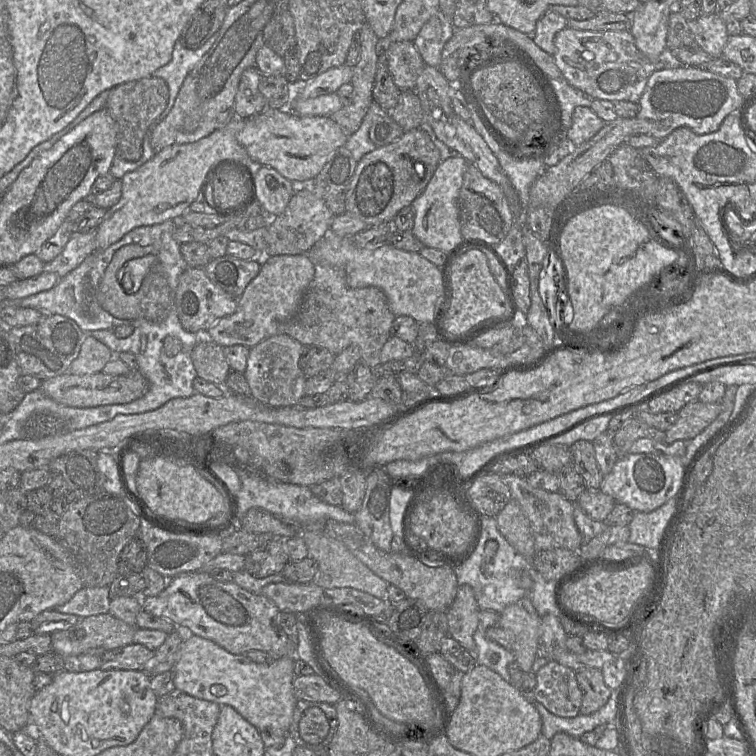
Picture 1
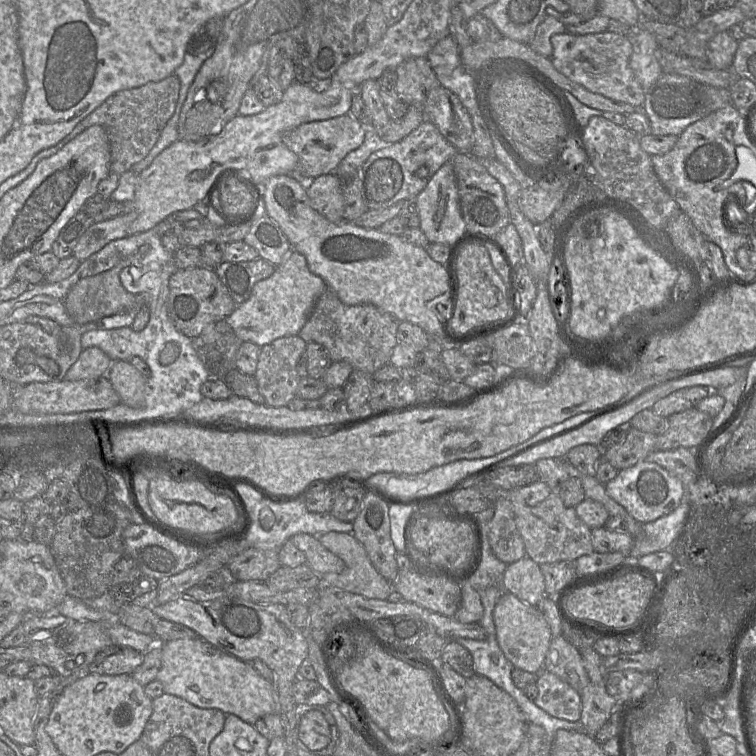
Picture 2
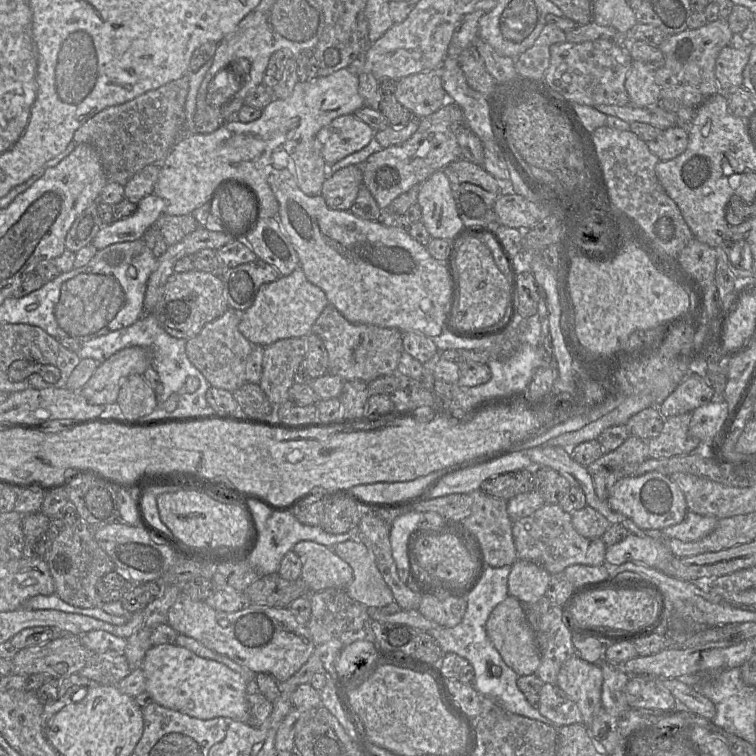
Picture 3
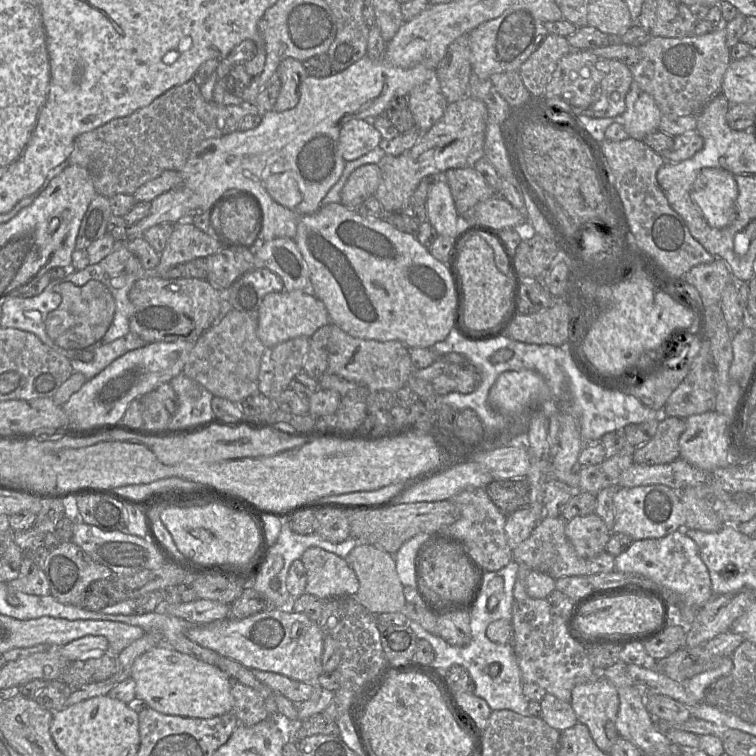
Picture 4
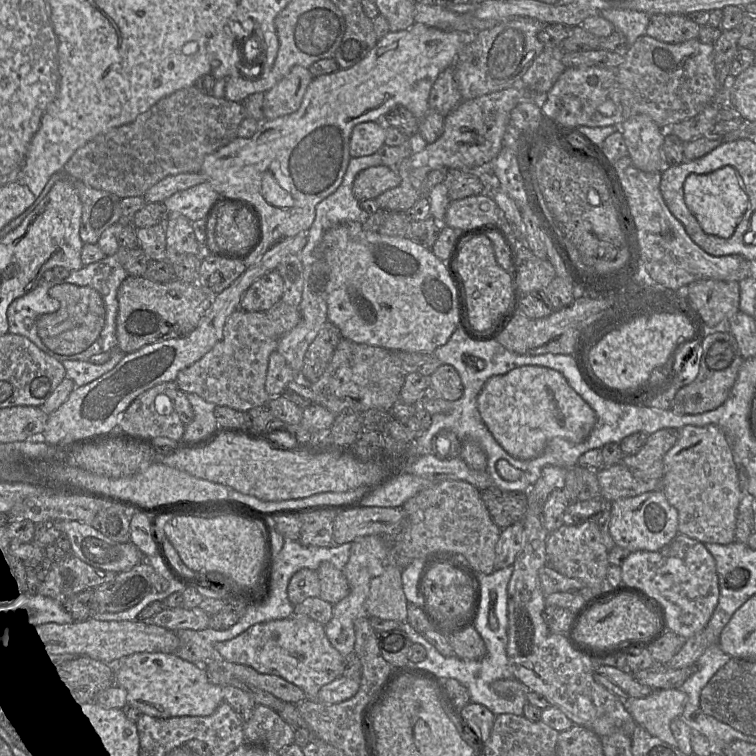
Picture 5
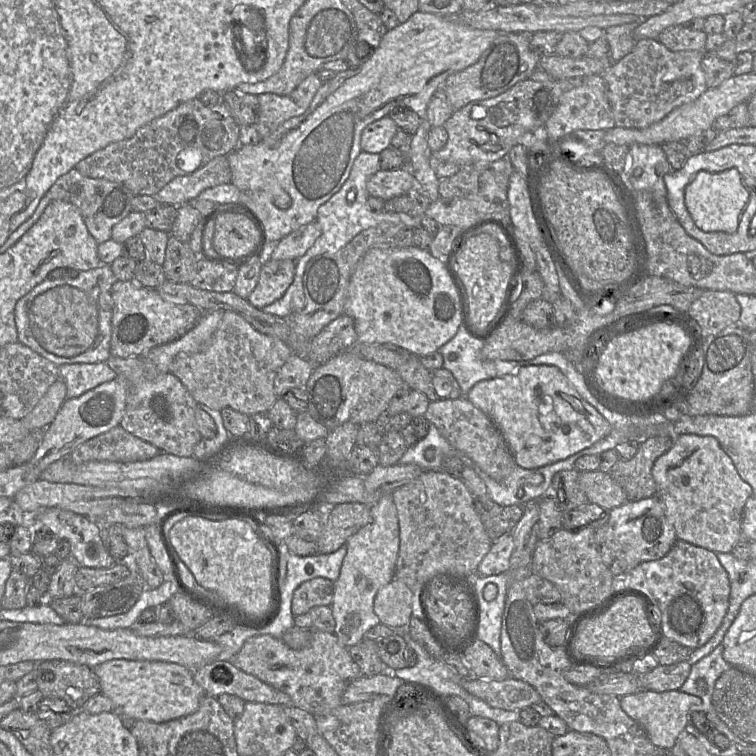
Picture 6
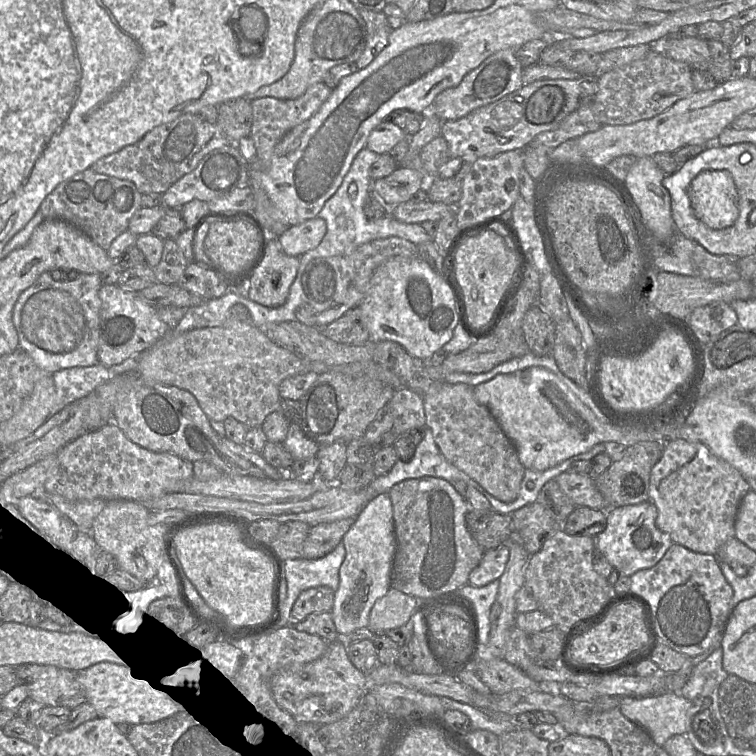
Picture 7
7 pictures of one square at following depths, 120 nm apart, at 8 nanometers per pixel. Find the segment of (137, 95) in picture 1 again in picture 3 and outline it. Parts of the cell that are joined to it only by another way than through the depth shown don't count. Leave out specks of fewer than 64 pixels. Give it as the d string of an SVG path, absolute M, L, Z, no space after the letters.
M185 74L128 102L105 108L79 127L72 140L92 145L99 153L107 181L125 186L145 166L161 165L174 146L190 135L185 130L189 80L190 75Z

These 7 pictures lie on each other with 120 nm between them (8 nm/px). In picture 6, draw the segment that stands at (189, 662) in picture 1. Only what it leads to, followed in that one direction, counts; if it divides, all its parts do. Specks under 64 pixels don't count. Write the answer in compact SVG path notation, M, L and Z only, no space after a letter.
M113 659L95 666L93 670L100 682L100 693L112 701L113 711L136 721L163 723L191 715L198 710L201 698L206 696L204 690L195 682L193 670L175 663Z

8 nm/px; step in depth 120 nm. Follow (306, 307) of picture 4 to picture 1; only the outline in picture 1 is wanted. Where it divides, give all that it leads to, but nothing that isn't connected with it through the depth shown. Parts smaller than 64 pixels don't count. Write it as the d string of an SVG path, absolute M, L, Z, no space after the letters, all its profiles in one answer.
M308 254L264 256L258 275L238 299L236 312L217 321L205 334L222 347L244 345L251 348L280 333L281 324L297 312L303 294L314 278L314 266Z

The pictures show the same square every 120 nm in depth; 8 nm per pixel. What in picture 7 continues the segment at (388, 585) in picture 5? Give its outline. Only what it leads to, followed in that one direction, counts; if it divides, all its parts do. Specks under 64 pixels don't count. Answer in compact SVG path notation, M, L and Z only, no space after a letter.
M390 587L371 608L368 628L376 634L385 634L389 630L401 627L410 620L422 603L423 601L414 596Z

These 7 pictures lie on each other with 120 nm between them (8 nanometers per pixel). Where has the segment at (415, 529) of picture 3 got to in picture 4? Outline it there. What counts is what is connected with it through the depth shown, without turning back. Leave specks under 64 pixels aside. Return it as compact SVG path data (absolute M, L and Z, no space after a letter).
M421 533L407 540L394 554L396 571L402 585L412 587L417 592L415 571L419 553L426 544L427 533Z

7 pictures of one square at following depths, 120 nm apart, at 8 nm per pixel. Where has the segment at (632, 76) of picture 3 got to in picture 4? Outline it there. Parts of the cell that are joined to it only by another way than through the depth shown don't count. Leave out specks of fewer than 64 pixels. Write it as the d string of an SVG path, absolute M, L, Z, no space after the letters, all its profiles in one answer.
M632 81L626 95L625 112L619 119L628 136L642 141L647 134L658 130L661 116L654 98Z

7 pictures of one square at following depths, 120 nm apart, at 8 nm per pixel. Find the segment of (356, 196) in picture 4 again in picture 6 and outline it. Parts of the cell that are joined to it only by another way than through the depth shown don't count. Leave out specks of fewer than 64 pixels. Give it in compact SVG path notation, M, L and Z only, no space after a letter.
M409 168L378 170L369 177L366 188L370 196L386 201L417 188L417 180Z

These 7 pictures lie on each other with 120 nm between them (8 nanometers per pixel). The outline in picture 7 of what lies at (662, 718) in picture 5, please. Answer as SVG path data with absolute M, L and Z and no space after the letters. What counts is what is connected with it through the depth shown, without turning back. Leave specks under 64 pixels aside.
M664 692L642 697L623 696L619 710L662 747L671 736L685 735L687 711L692 704L679 692Z

